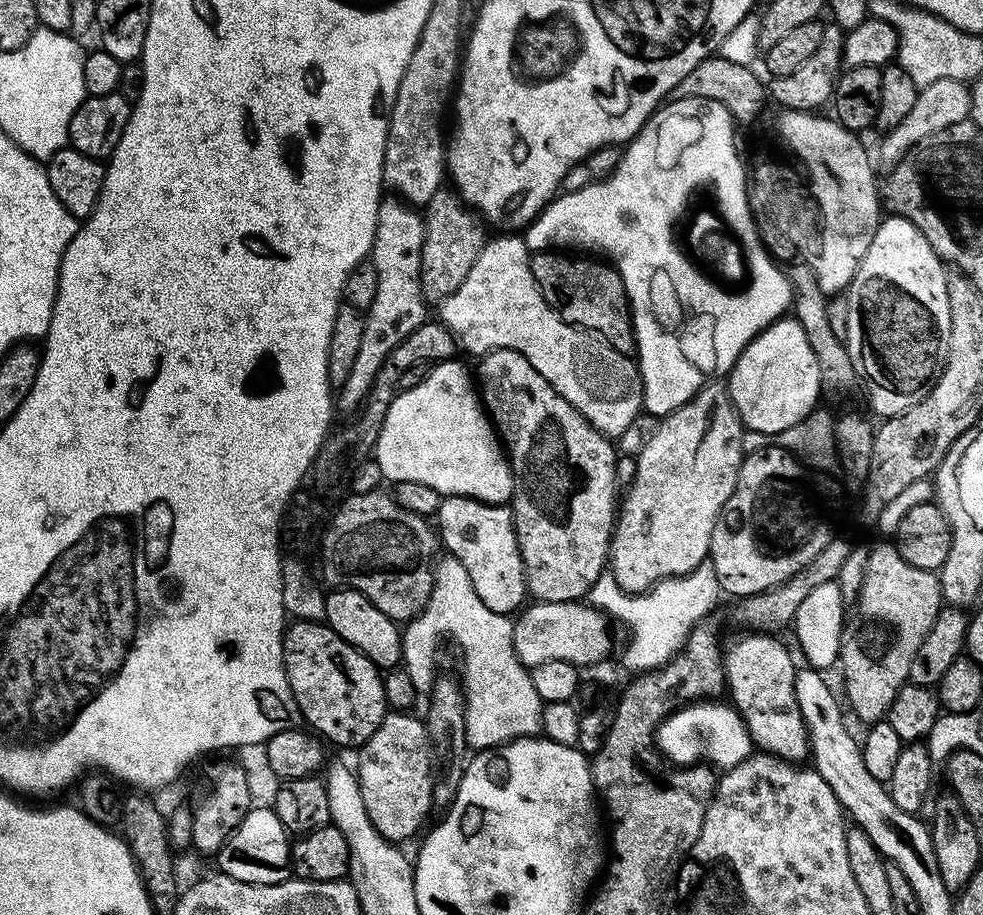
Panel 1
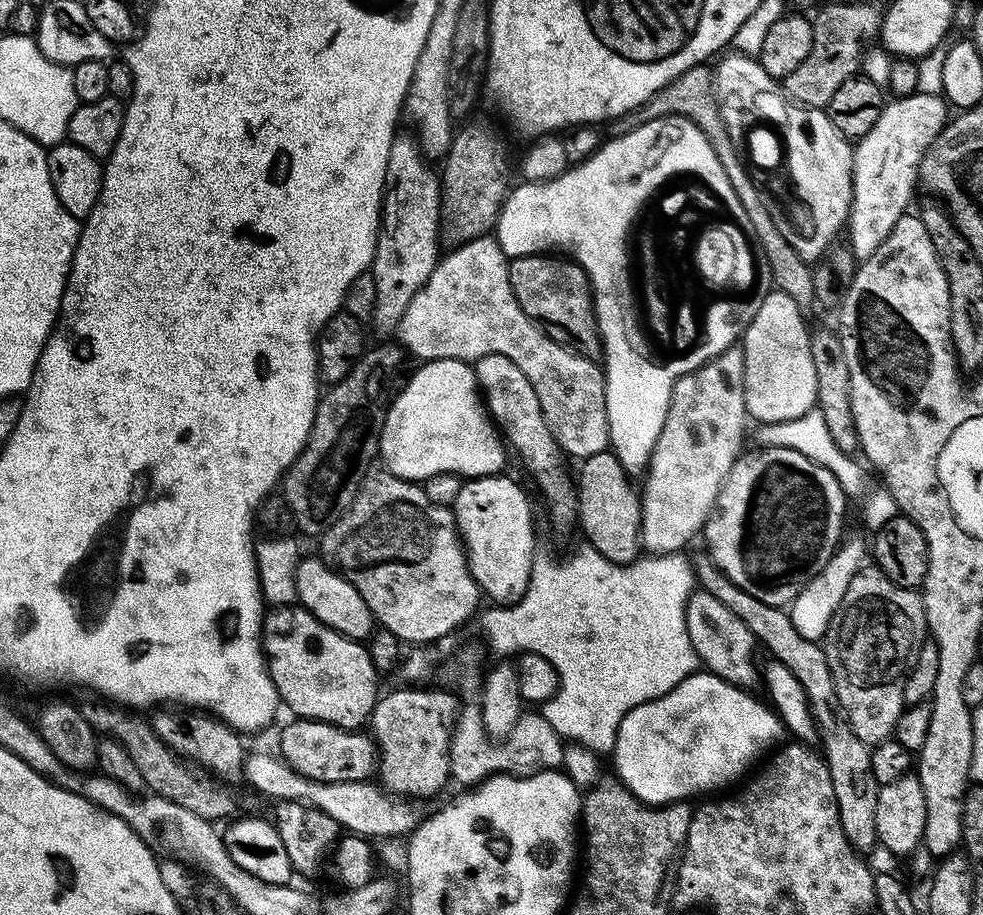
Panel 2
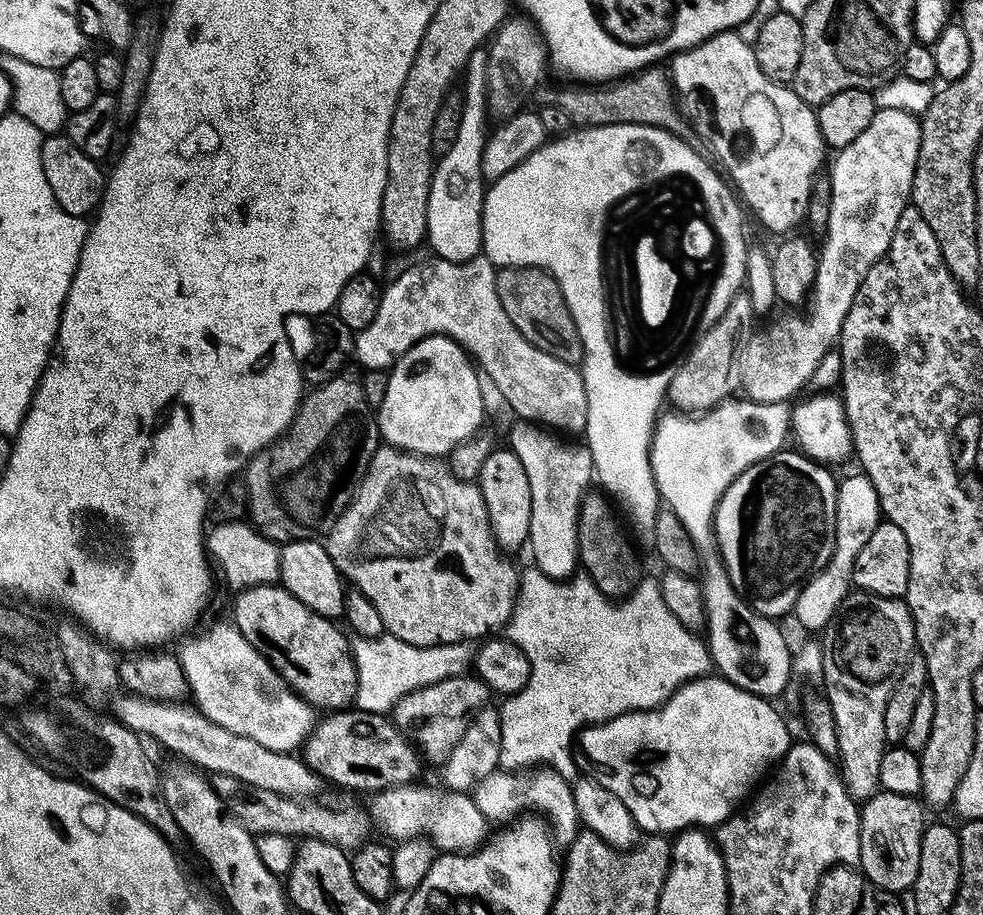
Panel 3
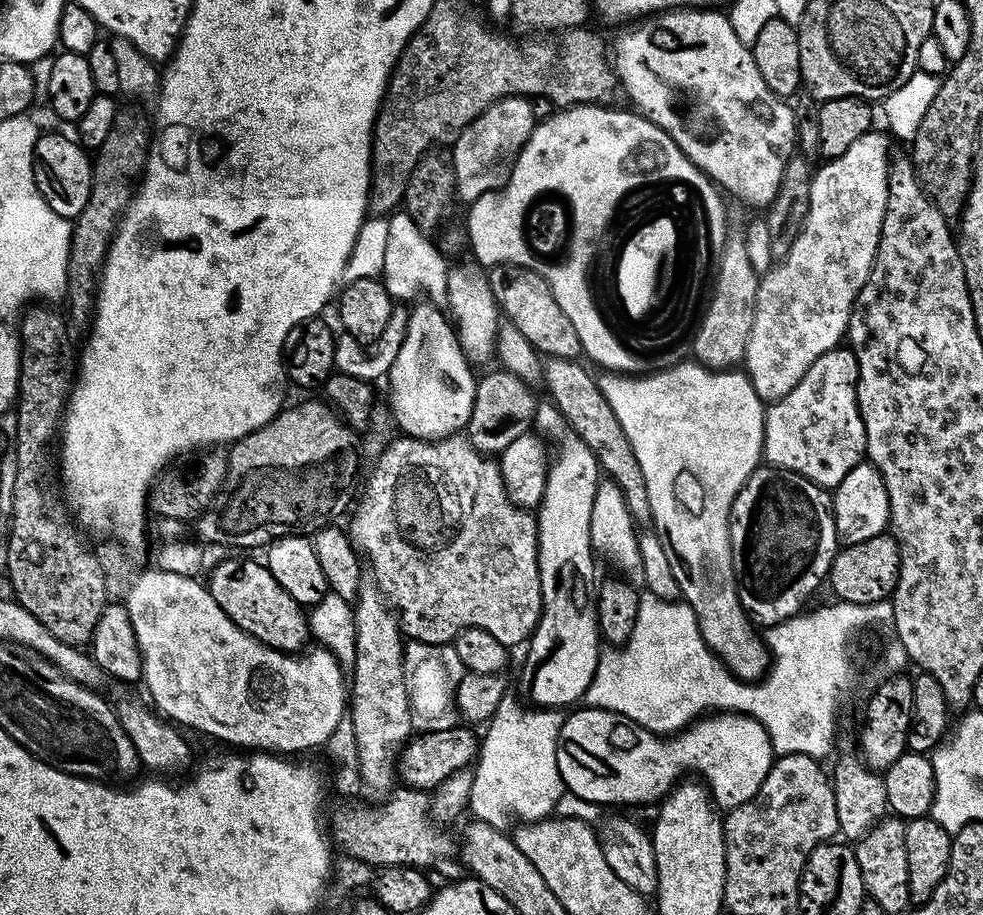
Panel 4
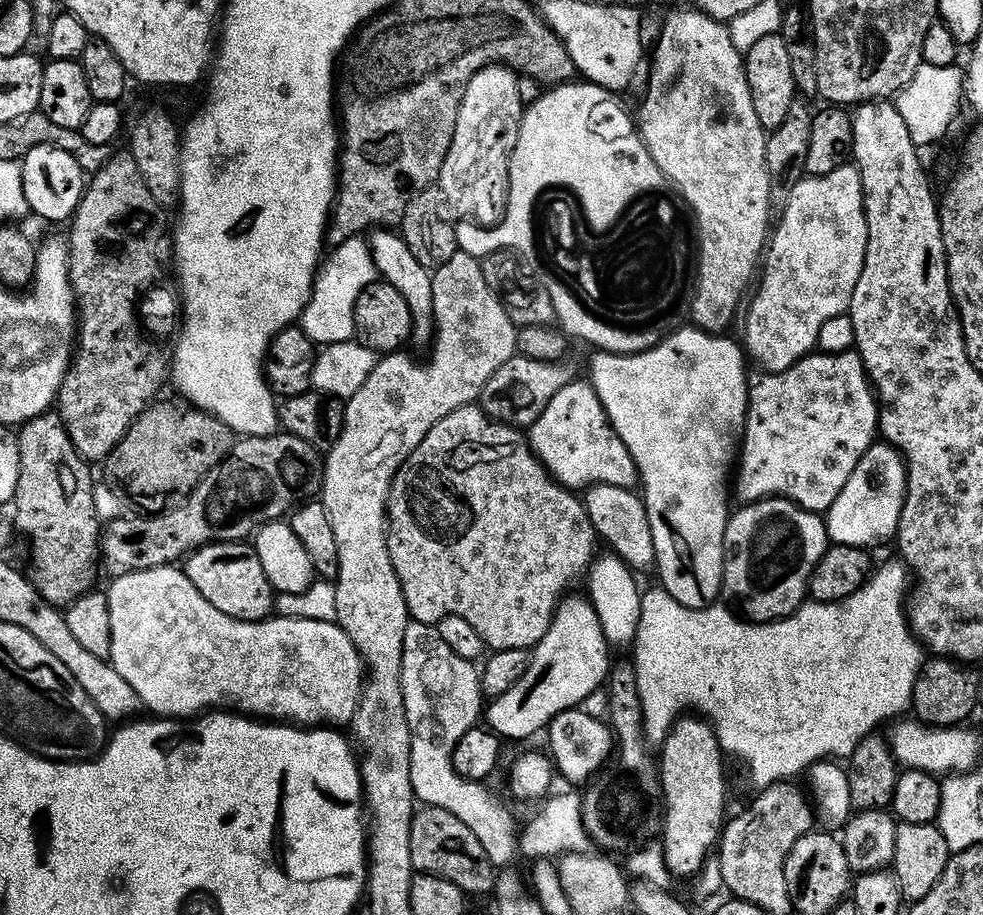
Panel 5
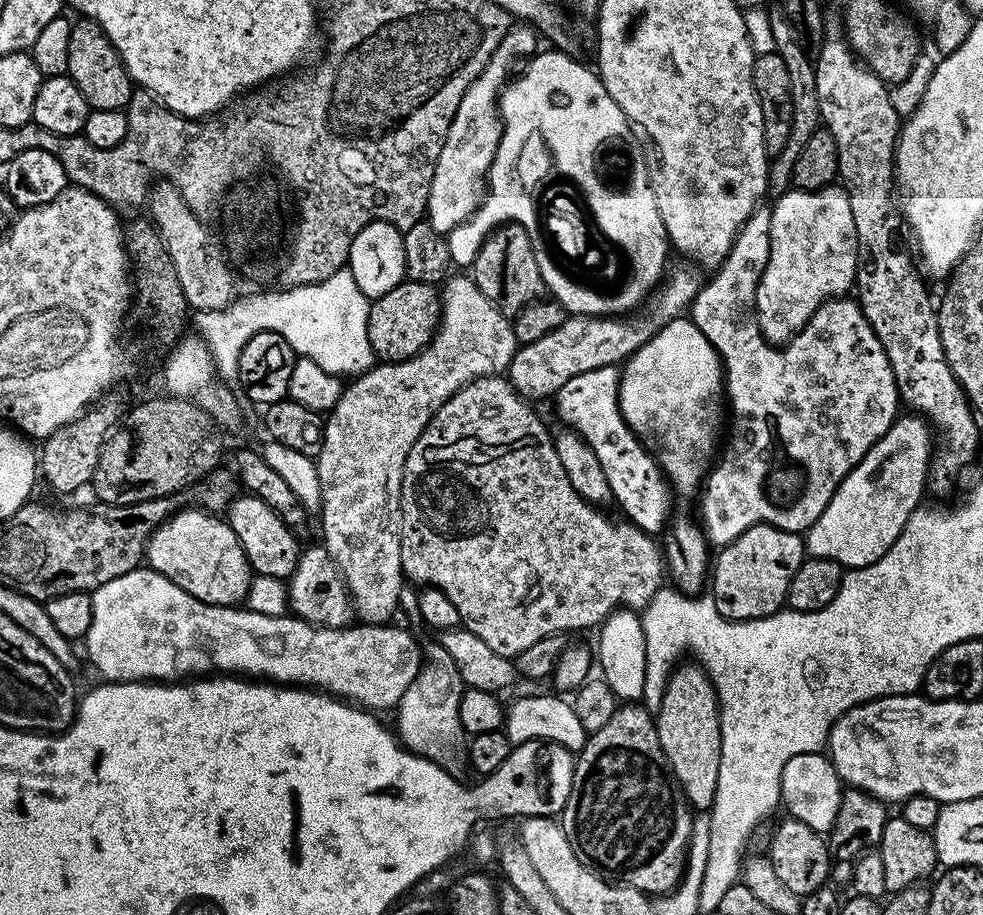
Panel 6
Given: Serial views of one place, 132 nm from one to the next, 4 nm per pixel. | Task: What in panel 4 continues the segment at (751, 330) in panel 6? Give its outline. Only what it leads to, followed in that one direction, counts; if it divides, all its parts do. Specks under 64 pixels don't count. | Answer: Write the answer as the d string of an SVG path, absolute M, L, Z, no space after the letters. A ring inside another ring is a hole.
M837 346L822 354L806 374L782 398L771 401L764 410L764 454L763 459L773 468L785 468L805 476L819 488L834 490L854 470L854 466L862 463L866 456L866 430L862 422L862 414L856 397L856 387L860 377L860 367L856 354L848 346Z

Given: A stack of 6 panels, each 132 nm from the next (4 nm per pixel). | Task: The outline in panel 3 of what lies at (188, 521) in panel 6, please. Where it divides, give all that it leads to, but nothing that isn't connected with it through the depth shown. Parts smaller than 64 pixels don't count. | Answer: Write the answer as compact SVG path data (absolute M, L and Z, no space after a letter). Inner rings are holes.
M279 583L244 588L234 597L231 623L313 709L344 710L355 701L356 663L349 637L340 633L335 619L310 610Z

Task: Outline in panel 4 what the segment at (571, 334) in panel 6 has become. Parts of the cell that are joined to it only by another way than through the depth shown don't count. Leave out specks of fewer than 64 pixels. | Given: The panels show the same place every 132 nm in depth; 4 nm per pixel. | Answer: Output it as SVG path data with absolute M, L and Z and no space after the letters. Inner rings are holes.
M495 371L477 379L474 406L466 425L468 443L485 454L504 452L514 438L529 435L538 403L538 396L532 393L533 389L525 380L519 380L513 372Z

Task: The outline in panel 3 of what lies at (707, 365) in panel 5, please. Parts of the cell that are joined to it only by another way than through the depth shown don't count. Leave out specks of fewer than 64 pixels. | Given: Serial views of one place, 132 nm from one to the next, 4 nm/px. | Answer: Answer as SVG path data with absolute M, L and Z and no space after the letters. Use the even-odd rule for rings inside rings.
M729 398L717 404L715 408L709 408L707 412L699 414L685 414L680 410L665 411L663 415L657 419L656 427L652 434L652 447L648 453L648 461L652 463L652 473L656 479L656 489L660 492L660 499L666 507L672 511L681 522L682 526L688 531L689 537L696 547L699 556L699 571L698 583L700 586L700 597L704 600L704 618L706 621L706 647L709 654L712 656L712 663L715 671L723 676L725 680L729 680L734 686L738 686L747 692L753 692L755 696L765 698L777 698L784 692L784 687L788 684L788 679L794 676L794 652L793 649L788 649L788 640L780 633L780 628L775 619L763 616L762 613L756 612L750 605L747 599L738 595L734 590L734 586L728 577L728 571L724 565L724 559L720 557L720 550L716 546L716 508L720 504L720 499L724 491L734 482L734 478L738 478L738 474L742 474L750 466L754 466L758 462L762 462L767 456L773 456L774 453L781 451L785 447L784 439L787 441L790 436L790 408L787 403L783 404L759 404L747 398Z

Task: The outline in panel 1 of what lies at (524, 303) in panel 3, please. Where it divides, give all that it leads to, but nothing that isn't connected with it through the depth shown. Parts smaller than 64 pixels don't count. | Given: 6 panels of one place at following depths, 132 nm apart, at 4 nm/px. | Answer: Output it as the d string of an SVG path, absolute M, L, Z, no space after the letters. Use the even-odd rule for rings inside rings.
M545 250L532 252L528 265L534 274L534 282L538 282L538 290L542 290L542 298L546 298L548 305L567 324L575 324L586 332L595 332L614 350L625 354L635 353L636 336L632 332L628 295L619 272L611 263L569 254L564 250Z

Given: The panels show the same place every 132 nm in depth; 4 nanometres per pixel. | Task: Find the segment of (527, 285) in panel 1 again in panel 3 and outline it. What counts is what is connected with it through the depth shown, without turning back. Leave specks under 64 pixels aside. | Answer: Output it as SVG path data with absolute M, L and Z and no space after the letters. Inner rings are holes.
M483 254L461 264L439 258L429 259L406 269L389 288L387 285L380 293L378 314L374 314L374 322L355 333L354 360L361 364L361 369L391 369L399 356L414 347L423 336L449 336L468 353L482 371L494 378L494 386L502 390L502 398L506 398L513 413L521 421L532 421L560 434L583 433L588 403L581 369L575 364L562 362L557 356L538 350L538 346L526 342L526 338L518 334L514 322L506 318L506 310L502 310L502 302L498 302L496 268L492 261Z

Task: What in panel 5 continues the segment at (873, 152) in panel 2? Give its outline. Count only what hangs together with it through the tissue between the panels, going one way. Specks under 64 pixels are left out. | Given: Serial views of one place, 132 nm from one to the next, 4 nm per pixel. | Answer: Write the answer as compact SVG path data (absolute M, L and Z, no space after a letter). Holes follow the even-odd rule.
M849 162L838 166L838 170L830 170L830 174L825 176L805 175L795 181L787 189L788 201L784 204L784 213L780 216L780 225L775 225L770 239L766 244L766 255L762 260L762 275L759 277L760 289L756 292L756 297L752 300L752 305L748 308L748 317L744 320L744 340L743 347L747 355L756 364L761 364L764 372L781 372L794 362L798 362L802 357L809 355L817 347L816 339L820 336L820 331L831 322L835 316L843 317L848 310L848 303L854 294L854 286L858 282L858 274L862 274L862 262L866 258L866 214L864 213L864 195L862 194L862 182L860 181L860 169L855 164Z

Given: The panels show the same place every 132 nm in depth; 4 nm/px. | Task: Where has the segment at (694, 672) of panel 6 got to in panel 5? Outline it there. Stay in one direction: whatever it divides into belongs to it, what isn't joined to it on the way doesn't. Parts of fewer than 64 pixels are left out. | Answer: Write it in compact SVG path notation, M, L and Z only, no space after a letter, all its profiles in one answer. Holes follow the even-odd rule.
M685 714L673 724L658 752L662 789L662 841L671 875L695 877L717 847L724 816L724 759L716 731L707 720ZM661 751L661 752L660 752ZM660 752L660 756L659 756Z

